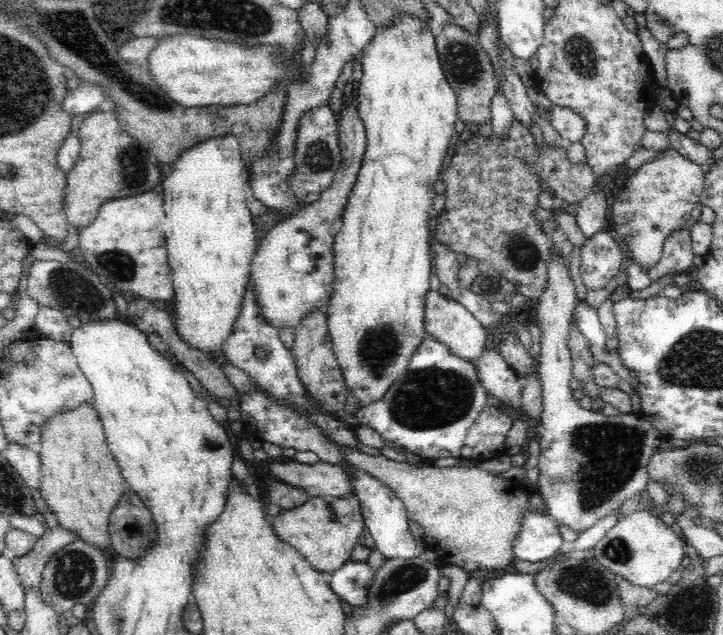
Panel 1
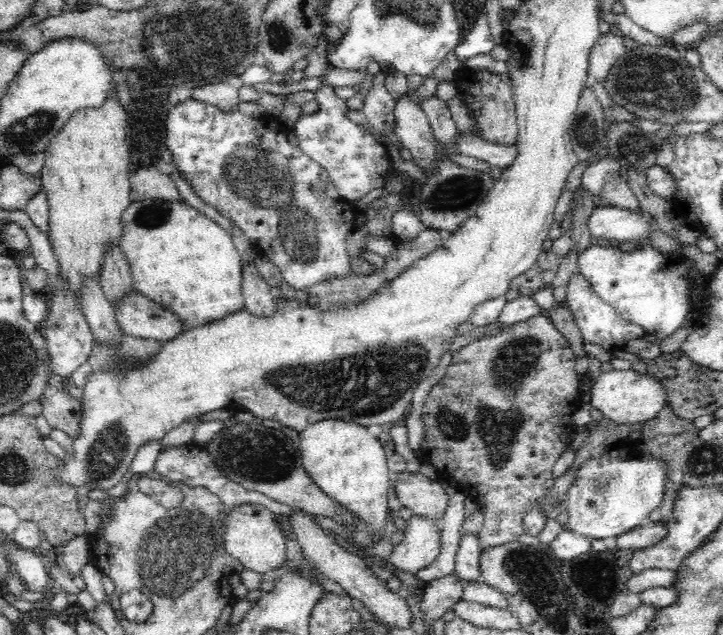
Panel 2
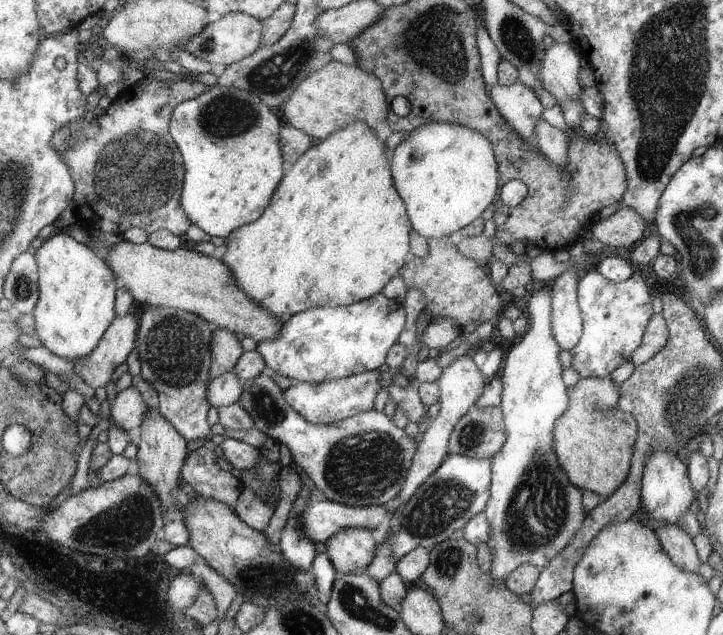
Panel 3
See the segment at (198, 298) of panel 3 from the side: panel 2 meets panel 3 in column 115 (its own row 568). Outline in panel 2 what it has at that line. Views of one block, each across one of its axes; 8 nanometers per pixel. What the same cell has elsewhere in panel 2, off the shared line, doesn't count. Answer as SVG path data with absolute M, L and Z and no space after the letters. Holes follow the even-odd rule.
M244 504L234 510L226 510L224 524L224 548L232 560L238 560L244 570L252 572L270 572L286 566L288 562L288 538L282 534L276 514L272 514L266 506L260 504Z

